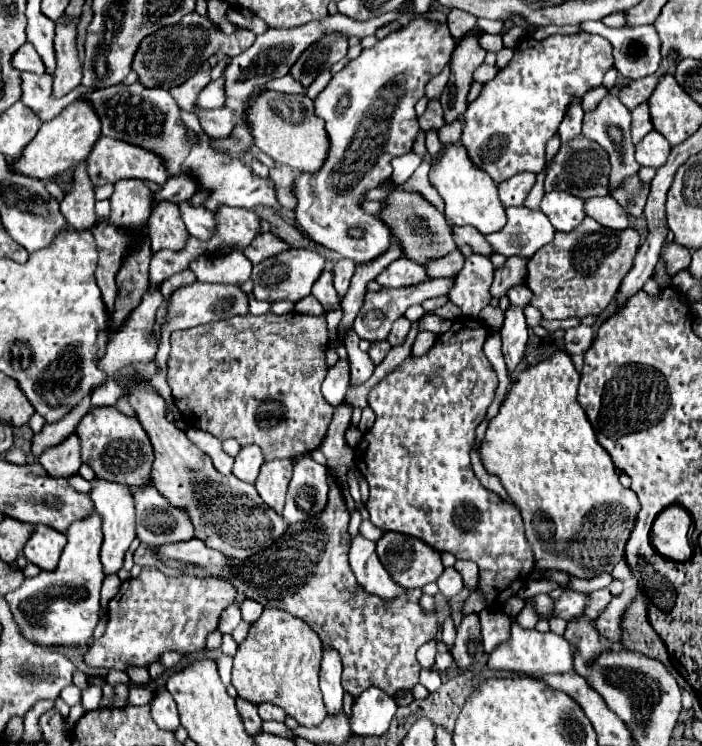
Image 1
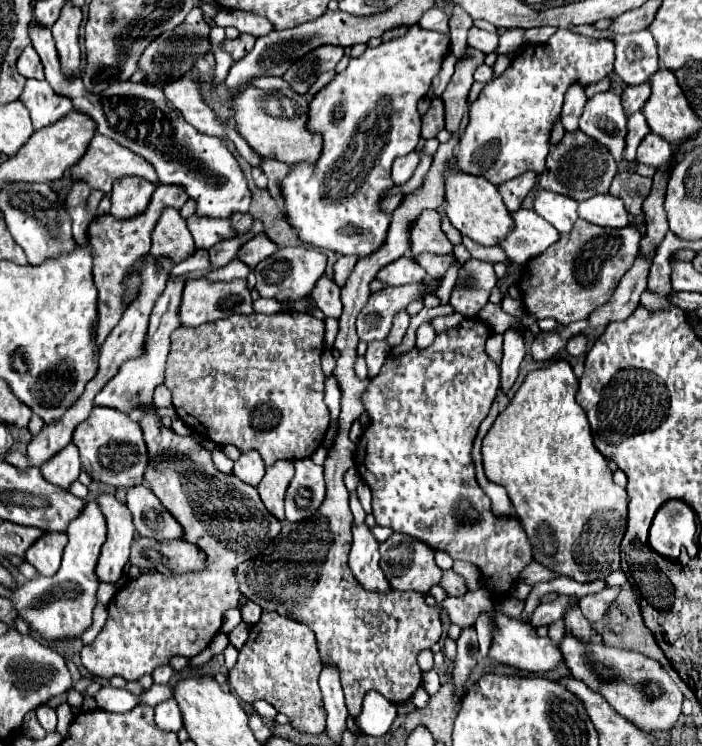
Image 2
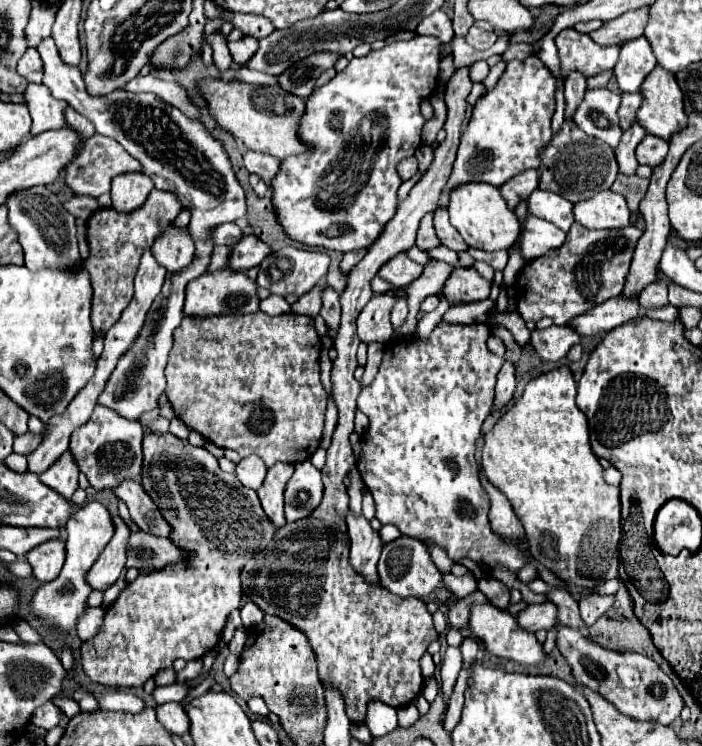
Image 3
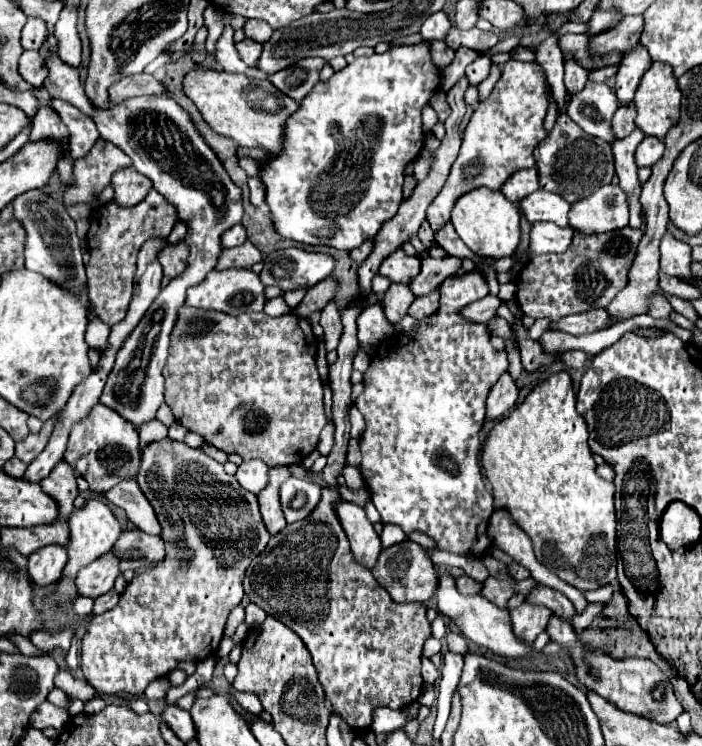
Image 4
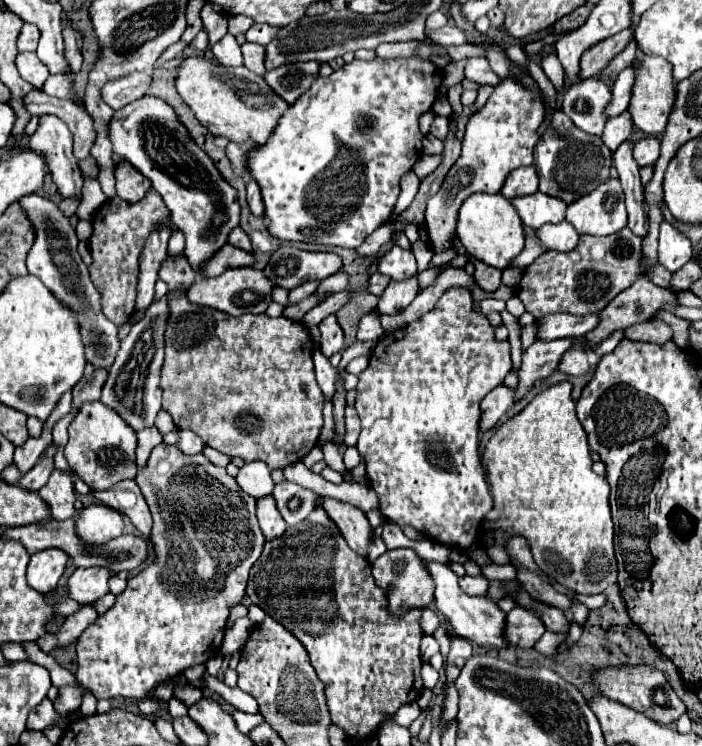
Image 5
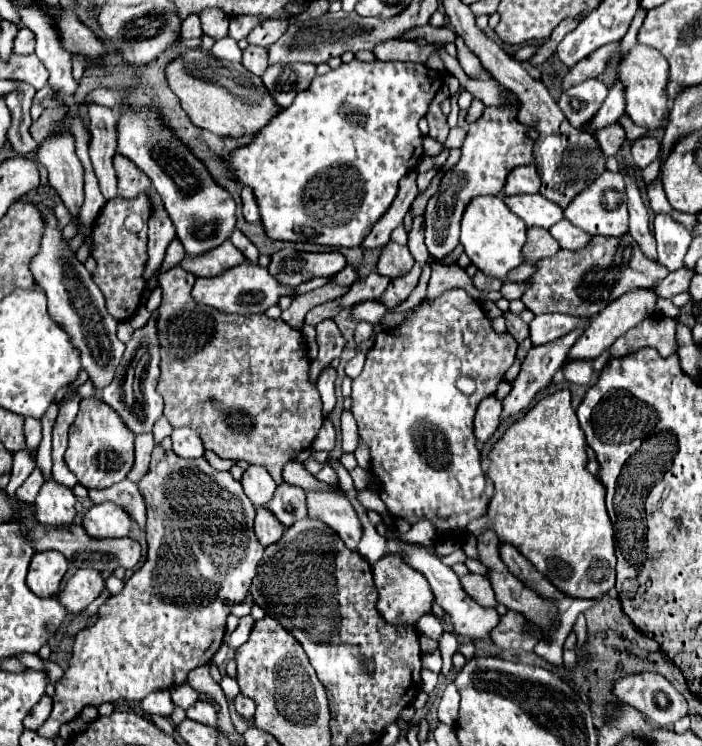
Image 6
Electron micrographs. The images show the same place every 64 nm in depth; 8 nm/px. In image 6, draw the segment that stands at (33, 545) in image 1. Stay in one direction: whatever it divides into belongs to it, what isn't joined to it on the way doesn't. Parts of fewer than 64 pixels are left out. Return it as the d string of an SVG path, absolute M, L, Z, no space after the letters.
M56 550L36 552L30 562L26 584L34 594L42 598L56 596L60 580L66 574L66 570L68 570L68 562L60 552Z

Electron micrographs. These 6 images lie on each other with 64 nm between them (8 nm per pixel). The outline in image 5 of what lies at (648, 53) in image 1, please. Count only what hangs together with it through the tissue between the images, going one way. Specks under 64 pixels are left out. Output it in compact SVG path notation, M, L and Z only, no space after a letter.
M634 60L630 66L626 66L620 74L618 74L618 78L616 78L616 82L614 82L614 86L612 86L612 100L610 100L610 106L608 106L608 118L612 118L612 116L618 116L620 112L624 112L626 108L628 108L628 104L630 104L630 96L632 96L632 88L634 88L634 82L636 82L636 70L638 70L640 66L638 66L638 62Z

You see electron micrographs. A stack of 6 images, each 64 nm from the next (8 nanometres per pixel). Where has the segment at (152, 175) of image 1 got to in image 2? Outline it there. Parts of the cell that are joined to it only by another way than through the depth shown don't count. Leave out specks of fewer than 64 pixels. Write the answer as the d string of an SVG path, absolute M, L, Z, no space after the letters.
M96 134L86 150L86 154L82 156L82 160L72 166L72 178L82 178L90 184L90 188L94 190L102 190L102 192L108 192L112 188L112 182L116 178L124 178L124 176L140 176L140 178L146 178L150 180L154 186L158 186L158 174L154 170L154 166L146 160L146 158L140 158L138 154L134 154L132 150L124 148L122 144L114 142L112 138L106 138L102 134Z

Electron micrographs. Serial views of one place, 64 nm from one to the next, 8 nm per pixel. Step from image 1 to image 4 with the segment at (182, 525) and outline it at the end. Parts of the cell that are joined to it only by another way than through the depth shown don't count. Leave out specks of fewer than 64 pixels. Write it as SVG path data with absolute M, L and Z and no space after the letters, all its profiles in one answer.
M136 480L120 482L112 490L108 490L104 496L108 498L108 502L120 506L142 532L146 532L146 534L160 534L162 532L162 526L154 514L154 508L150 506L146 496L142 494Z

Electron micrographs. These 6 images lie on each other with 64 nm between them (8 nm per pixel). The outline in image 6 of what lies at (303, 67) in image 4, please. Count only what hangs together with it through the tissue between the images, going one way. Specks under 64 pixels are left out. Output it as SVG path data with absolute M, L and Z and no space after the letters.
M276 64L268 66L266 74L262 74L262 82L274 96L274 100L286 108L292 104L296 94L306 90L316 76L316 66L314 64Z

